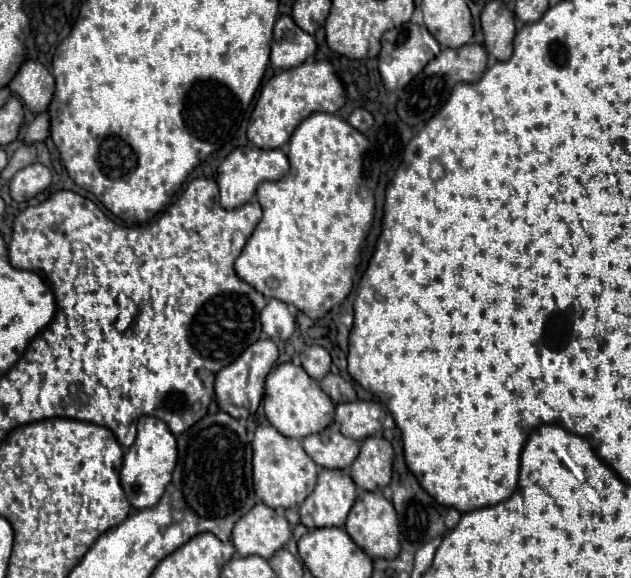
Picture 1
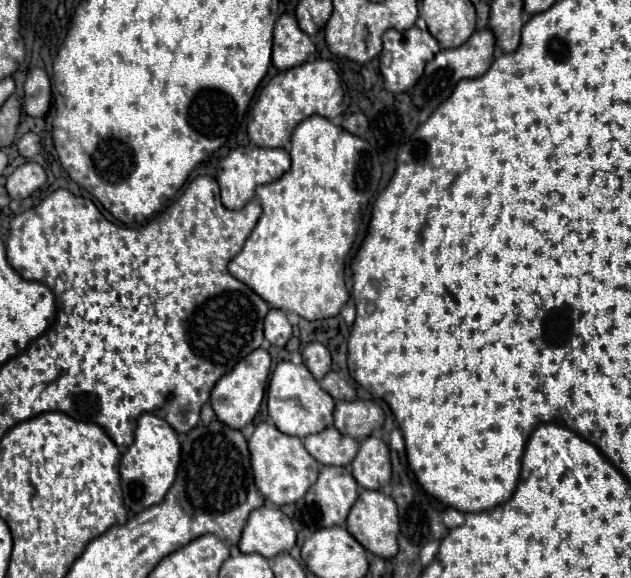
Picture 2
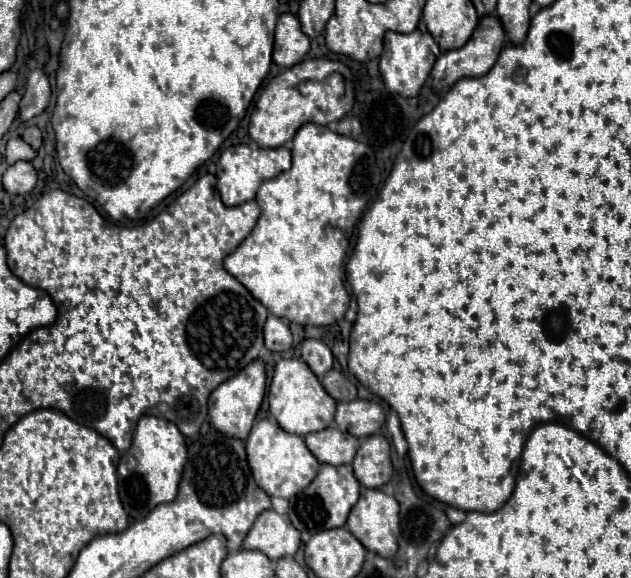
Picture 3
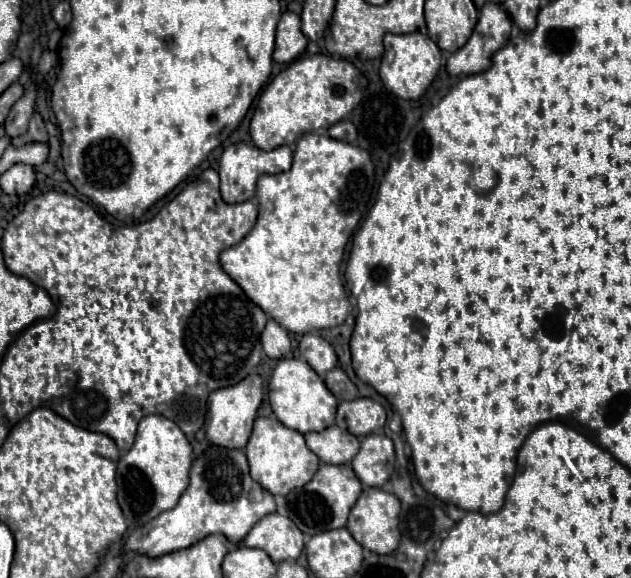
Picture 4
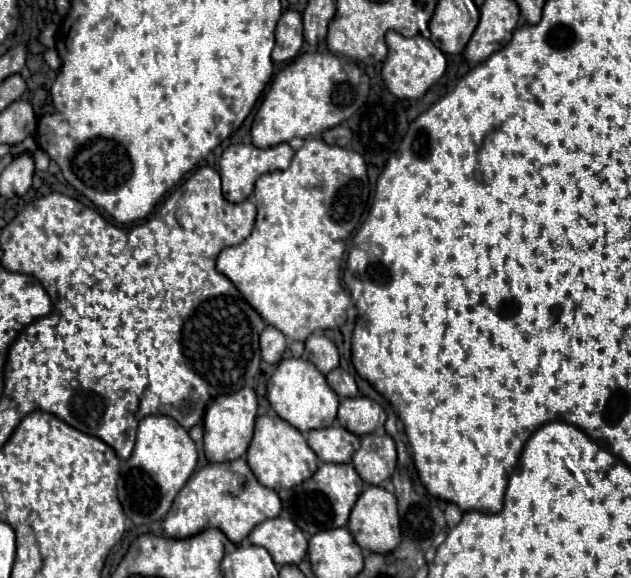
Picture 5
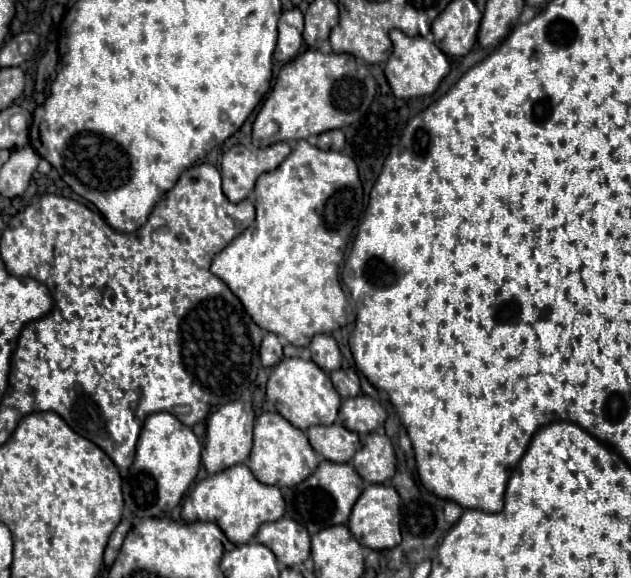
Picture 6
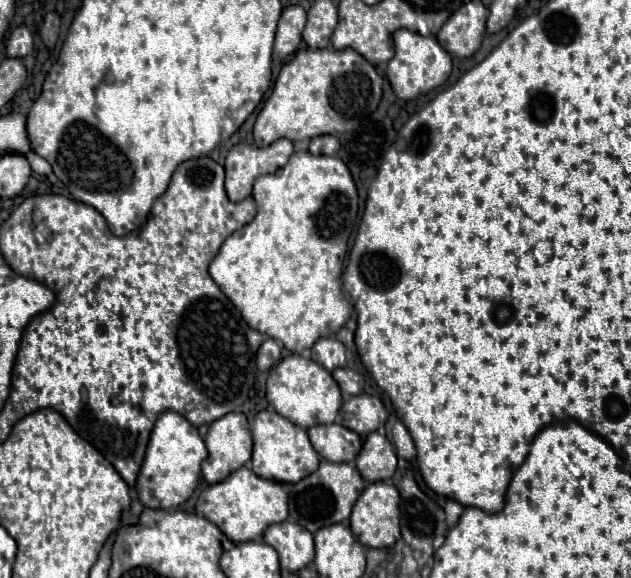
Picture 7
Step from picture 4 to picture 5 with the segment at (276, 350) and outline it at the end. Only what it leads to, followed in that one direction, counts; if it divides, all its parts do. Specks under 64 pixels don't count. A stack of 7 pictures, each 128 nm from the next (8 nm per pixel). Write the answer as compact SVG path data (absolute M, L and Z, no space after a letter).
M266 326L264 332L260 334L260 350L262 350L262 360L266 360L268 364L278 364L286 350L284 334L272 326Z

